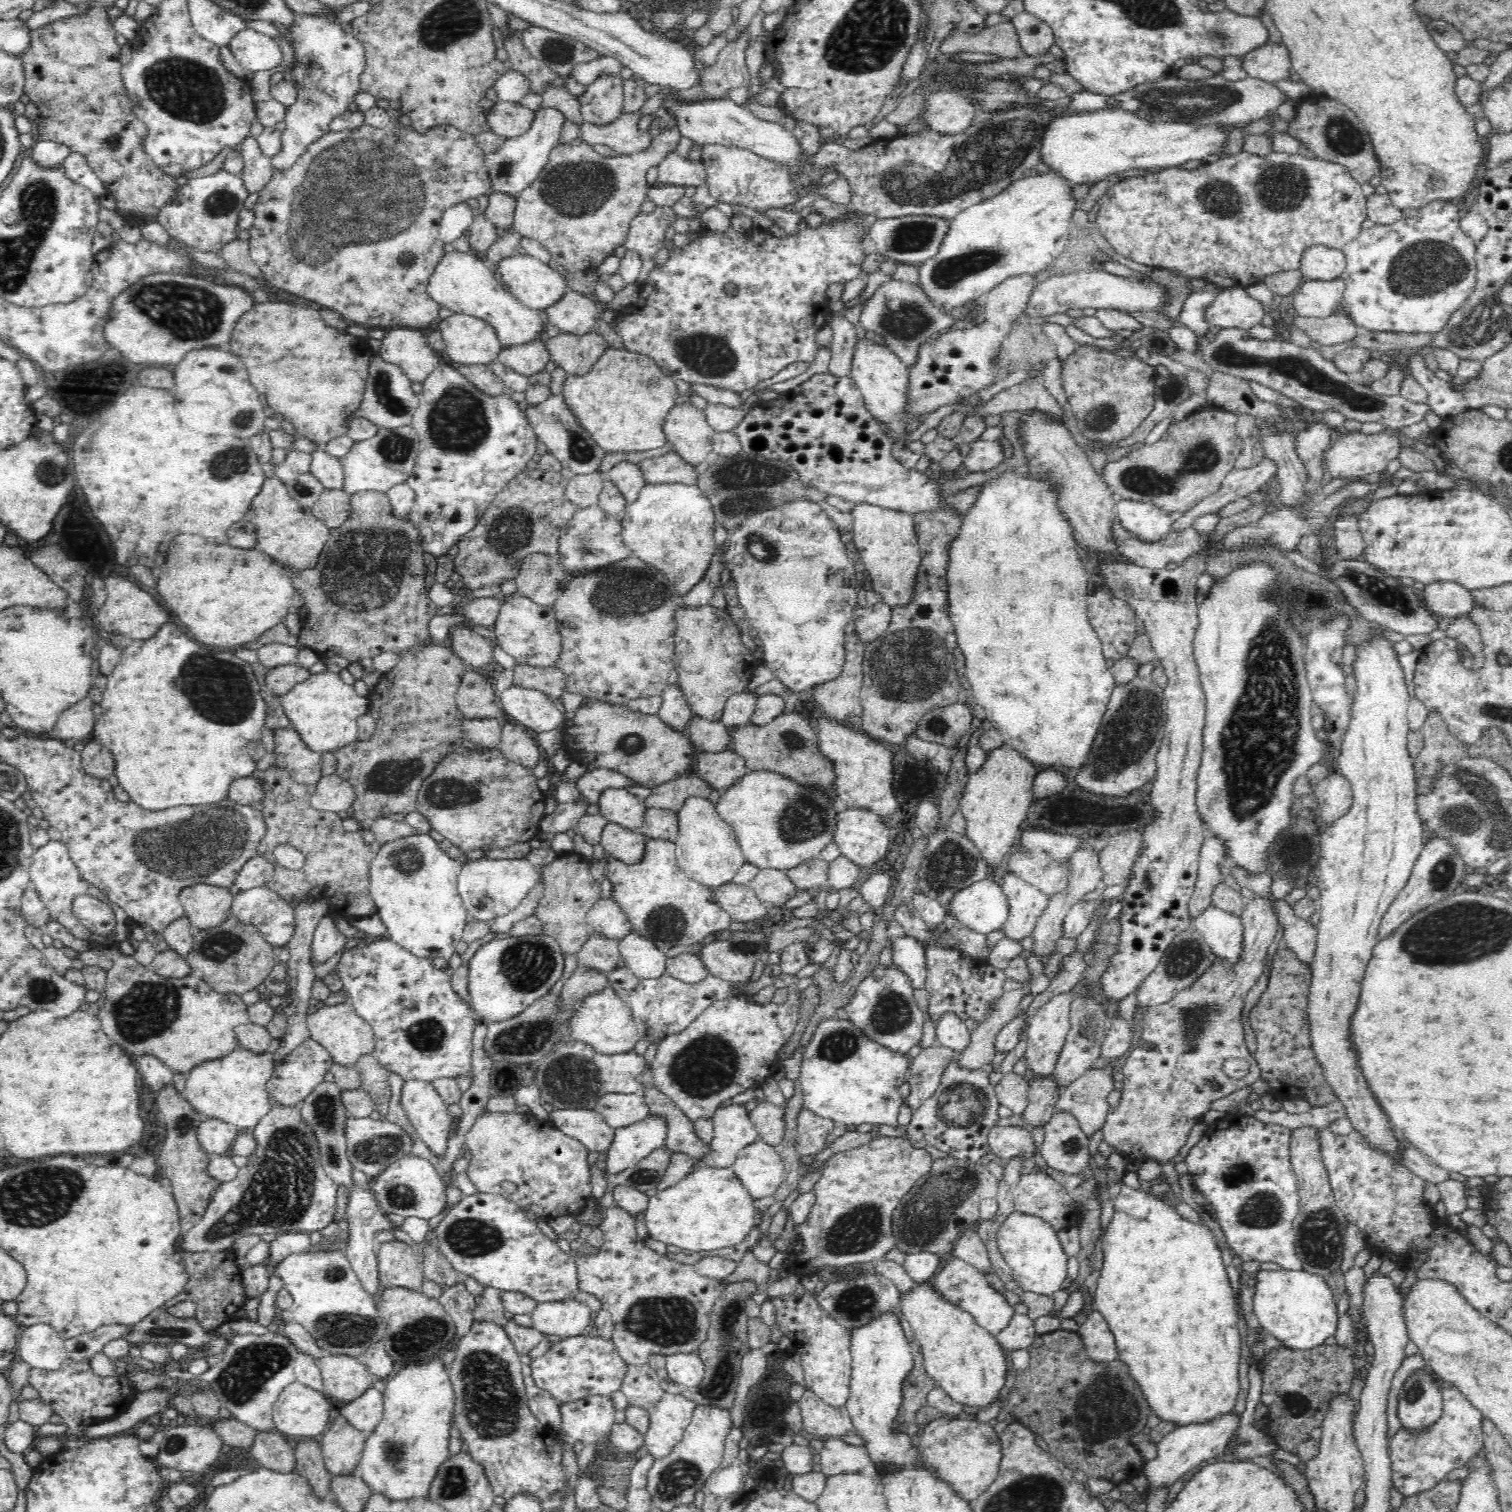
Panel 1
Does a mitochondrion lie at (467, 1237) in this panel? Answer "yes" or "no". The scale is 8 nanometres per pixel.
yes

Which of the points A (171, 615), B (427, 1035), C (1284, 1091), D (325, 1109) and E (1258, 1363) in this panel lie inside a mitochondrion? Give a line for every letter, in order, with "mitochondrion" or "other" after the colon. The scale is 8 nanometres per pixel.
A: other
B: mitochondrion
C: other
D: mitochondrion
E: other

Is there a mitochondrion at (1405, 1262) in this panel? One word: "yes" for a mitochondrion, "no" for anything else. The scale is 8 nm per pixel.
no

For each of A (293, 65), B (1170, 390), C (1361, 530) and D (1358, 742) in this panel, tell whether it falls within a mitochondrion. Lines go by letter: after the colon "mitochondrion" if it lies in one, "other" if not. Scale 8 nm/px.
A: other
B: mitochondrion
C: other
D: other

